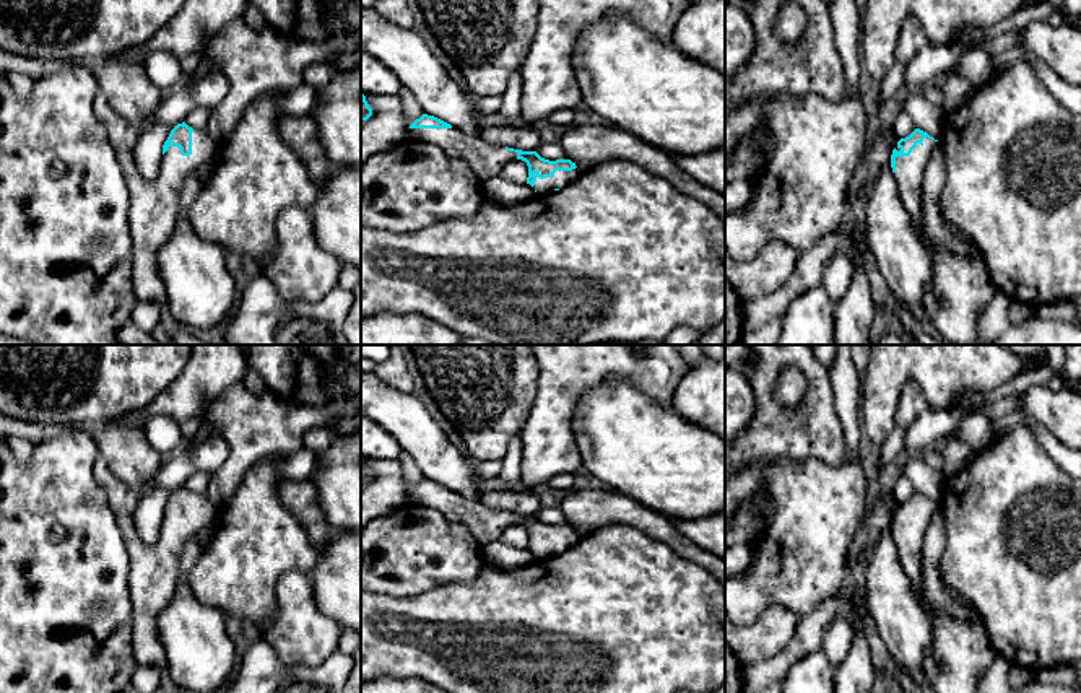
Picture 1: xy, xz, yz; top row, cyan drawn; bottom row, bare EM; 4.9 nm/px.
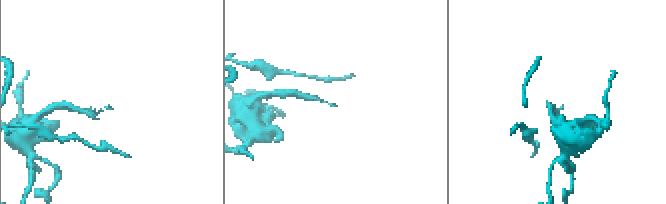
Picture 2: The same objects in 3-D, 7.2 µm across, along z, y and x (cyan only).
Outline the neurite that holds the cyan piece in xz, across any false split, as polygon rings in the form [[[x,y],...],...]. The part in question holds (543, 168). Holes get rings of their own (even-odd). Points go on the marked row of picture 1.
[[[428,114],[416,119],[406,135],[410,140],[436,143],[447,155],[465,159],[481,182],[501,176],[502,168],[514,159],[527,163],[527,184],[538,195],[559,190],[580,176],[580,169],[571,159],[549,161],[536,151],[497,146],[486,142],[481,133],[463,132]]]

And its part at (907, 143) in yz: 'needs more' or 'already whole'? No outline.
needs more

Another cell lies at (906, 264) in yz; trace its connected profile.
[[[891,159],[870,185],[865,211],[865,239],[892,298],[901,309],[931,325],[923,298],[933,262],[899,197]]]

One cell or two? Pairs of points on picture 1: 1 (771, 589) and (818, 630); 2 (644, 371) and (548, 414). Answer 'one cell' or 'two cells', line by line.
1: two cells
2: one cell

